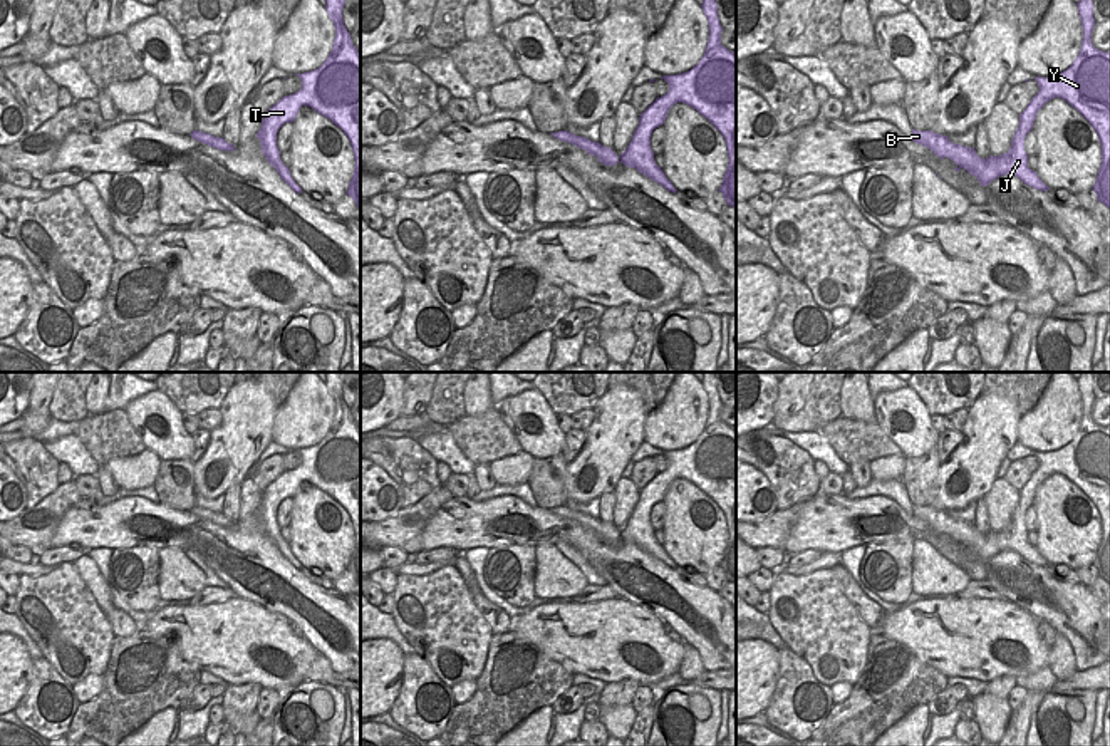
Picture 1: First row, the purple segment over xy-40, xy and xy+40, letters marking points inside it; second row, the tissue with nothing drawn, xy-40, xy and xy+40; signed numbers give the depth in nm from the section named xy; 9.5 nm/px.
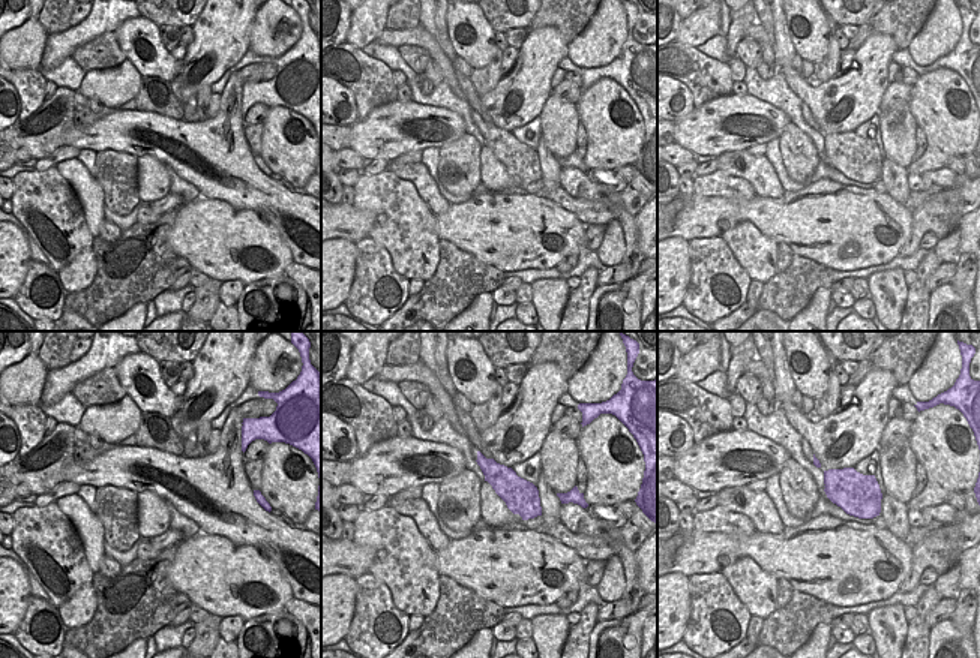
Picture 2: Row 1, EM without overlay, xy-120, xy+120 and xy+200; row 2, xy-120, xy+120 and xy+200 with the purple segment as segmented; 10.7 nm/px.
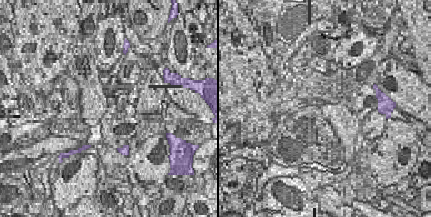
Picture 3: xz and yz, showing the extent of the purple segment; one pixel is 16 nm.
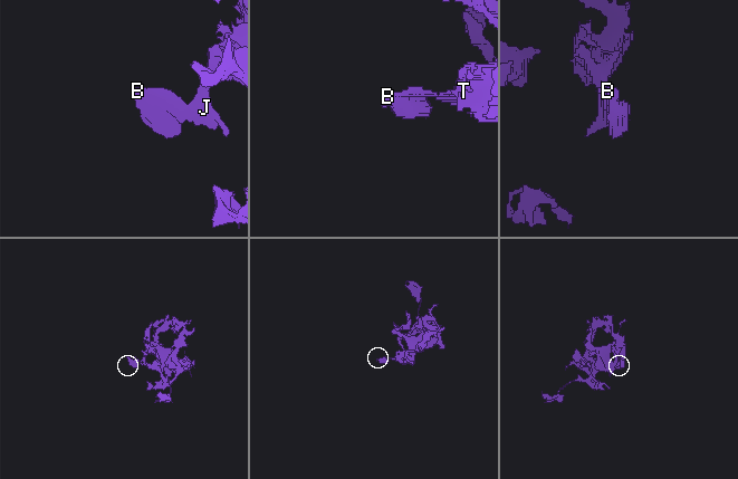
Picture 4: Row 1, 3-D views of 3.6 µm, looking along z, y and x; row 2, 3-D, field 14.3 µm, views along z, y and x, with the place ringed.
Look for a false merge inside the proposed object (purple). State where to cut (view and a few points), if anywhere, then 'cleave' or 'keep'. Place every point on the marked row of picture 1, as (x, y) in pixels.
xy+40 (933, 133), (946, 143), (946, 156) | cleave

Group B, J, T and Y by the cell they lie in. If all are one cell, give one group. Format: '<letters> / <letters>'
B / J T Y

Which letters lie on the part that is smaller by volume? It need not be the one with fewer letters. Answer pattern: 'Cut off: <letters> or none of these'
Cut off: B

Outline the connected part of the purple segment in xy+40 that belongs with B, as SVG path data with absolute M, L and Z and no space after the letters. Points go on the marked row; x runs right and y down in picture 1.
M912 129L912 141L929 148L941 159L946 158L946 144L942 137L937 137L932 131L915 131Z

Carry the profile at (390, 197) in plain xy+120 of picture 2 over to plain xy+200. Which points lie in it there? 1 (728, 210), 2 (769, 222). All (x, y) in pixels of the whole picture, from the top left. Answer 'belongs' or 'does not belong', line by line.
1: does not belong
2: does not belong

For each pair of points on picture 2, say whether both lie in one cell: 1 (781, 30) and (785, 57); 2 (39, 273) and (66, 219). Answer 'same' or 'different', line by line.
1: same
2: different

